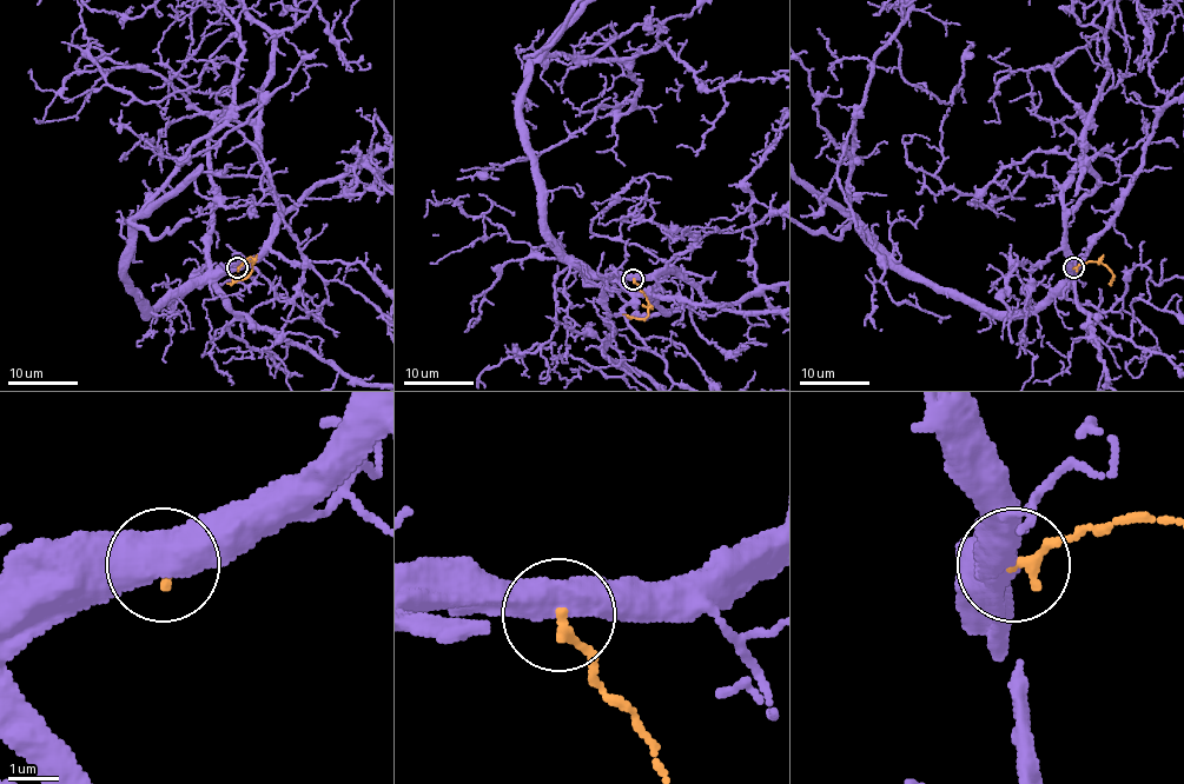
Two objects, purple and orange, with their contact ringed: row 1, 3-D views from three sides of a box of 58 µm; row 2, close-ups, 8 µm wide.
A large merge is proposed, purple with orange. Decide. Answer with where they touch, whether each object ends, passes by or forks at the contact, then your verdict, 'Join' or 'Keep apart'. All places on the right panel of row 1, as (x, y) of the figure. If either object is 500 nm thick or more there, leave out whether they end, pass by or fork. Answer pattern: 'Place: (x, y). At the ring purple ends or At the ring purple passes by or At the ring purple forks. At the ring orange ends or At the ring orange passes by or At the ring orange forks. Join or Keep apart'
Place: (1073, 267). Keep apart

